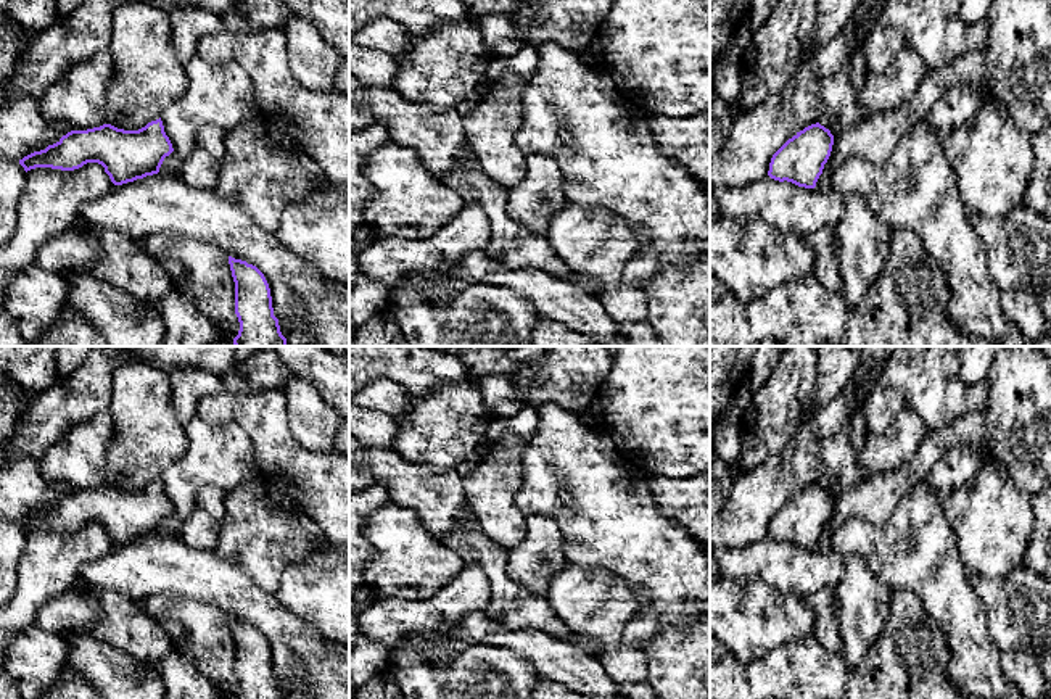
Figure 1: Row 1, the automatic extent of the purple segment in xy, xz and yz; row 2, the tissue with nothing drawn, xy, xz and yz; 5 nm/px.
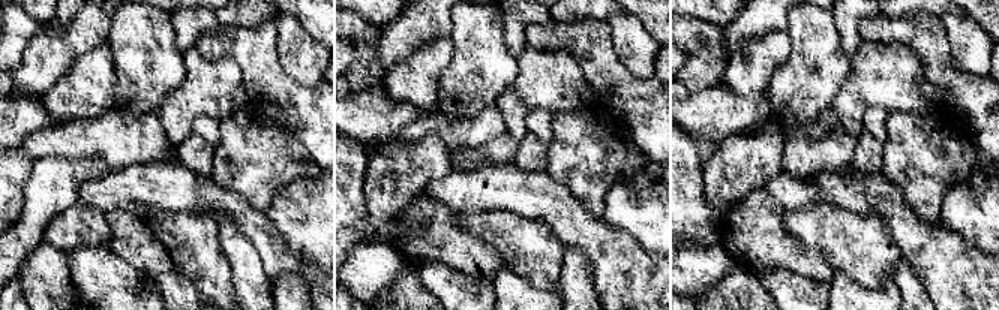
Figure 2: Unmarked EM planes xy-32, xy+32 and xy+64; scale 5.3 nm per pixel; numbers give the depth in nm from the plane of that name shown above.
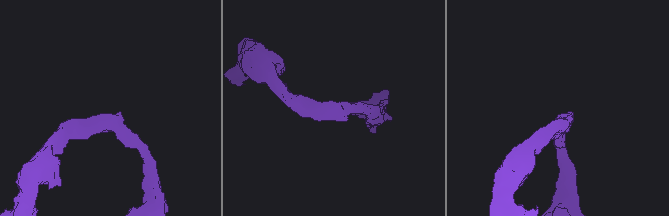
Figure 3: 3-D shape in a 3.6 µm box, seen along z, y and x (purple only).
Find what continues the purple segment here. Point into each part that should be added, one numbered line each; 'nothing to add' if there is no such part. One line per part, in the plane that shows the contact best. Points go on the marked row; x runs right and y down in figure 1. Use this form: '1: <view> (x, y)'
nothing to add

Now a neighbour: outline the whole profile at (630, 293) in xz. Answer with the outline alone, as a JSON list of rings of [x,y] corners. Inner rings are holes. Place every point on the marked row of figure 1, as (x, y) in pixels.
[[[567,201],[546,234],[557,256],[576,275],[597,280],[605,312],[616,322],[644,322],[645,290],[623,280],[628,261],[639,251],[637,230],[616,211]]]

